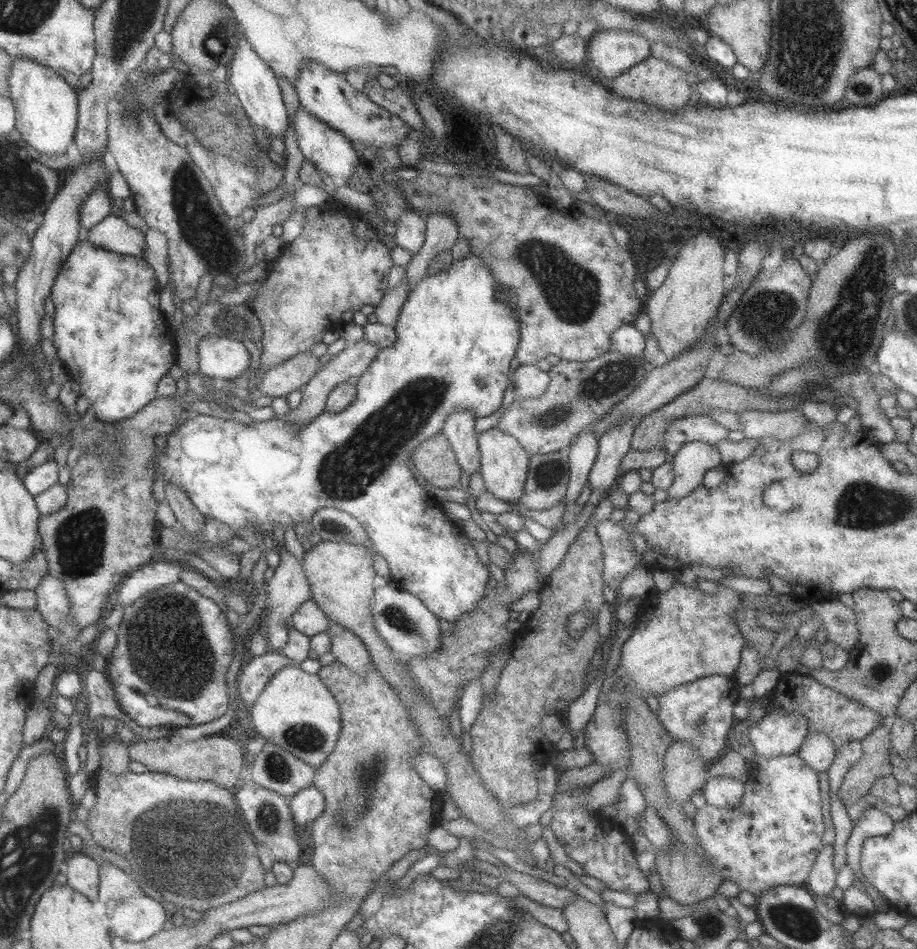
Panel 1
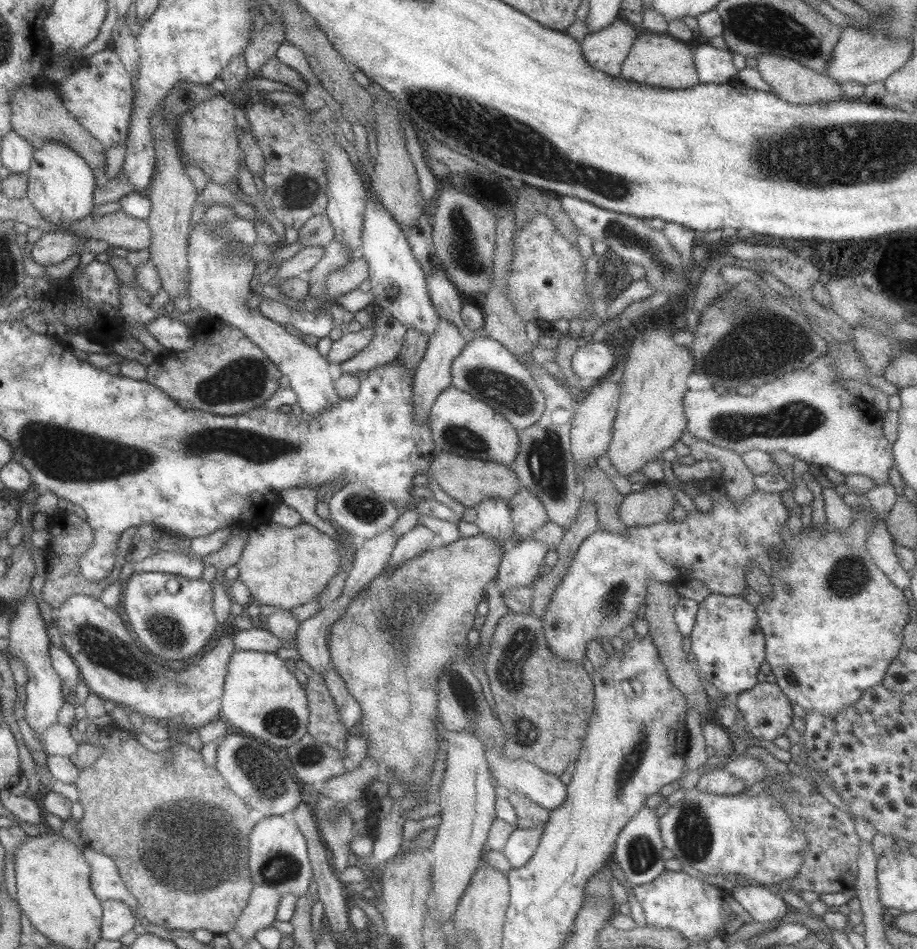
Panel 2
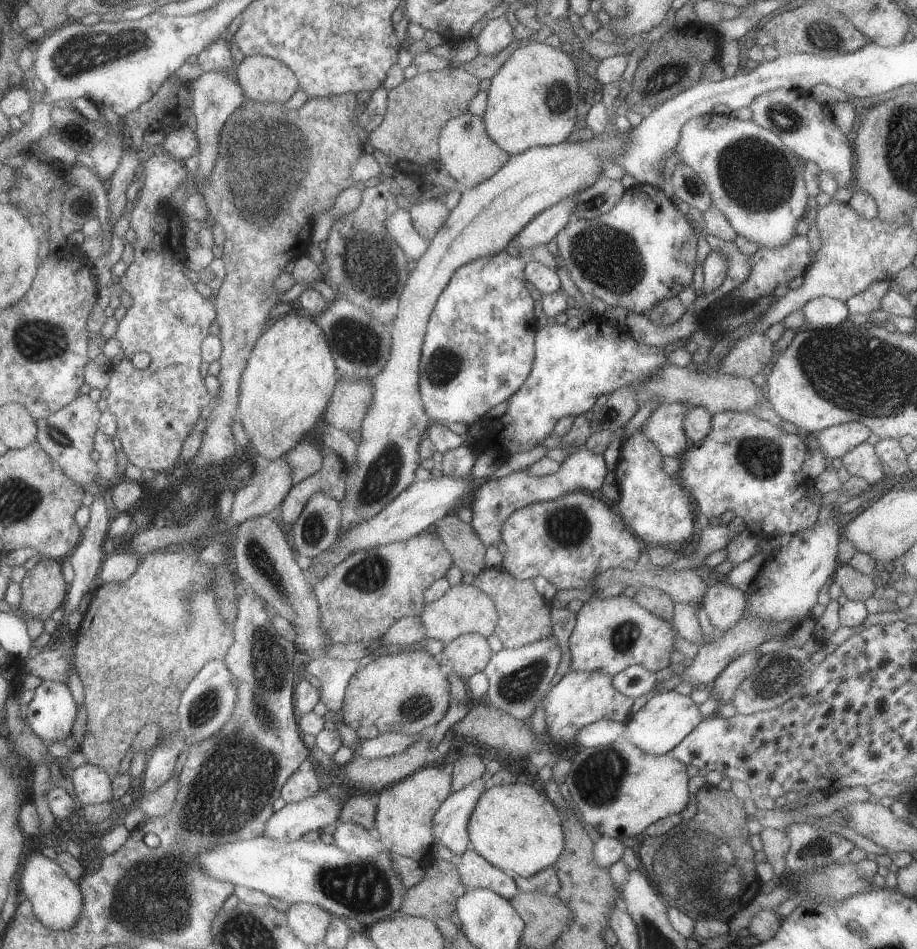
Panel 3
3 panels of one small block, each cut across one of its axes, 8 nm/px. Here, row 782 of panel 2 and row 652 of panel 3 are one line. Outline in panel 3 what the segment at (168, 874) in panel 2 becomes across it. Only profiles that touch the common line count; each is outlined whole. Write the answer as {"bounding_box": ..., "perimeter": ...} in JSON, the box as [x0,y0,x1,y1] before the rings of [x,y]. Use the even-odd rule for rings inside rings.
{"bounding_box":[74,550,234,781],"perimeter":[[[157,550],[141,557],[135,574],[121,582],[121,584],[98,584],[91,592],[91,602],[87,607],[85,614],[82,615],[81,623],[75,632],[75,654],[74,663],[75,672],[79,676],[83,688],[83,706],[86,711],[87,722],[85,722],[85,736],[79,744],[78,751],[82,753],[85,762],[91,765],[101,766],[107,774],[109,781],[118,774],[119,762],[123,758],[129,747],[132,747],[132,738],[147,722],[157,724],[160,729],[160,737],[169,736],[171,732],[179,729],[179,720],[177,718],[177,706],[179,698],[188,683],[193,679],[199,670],[212,659],[222,660],[225,652],[233,642],[233,624],[234,622],[223,622],[217,612],[215,604],[215,594],[209,582],[213,580],[213,566],[201,564],[197,560],[197,550],[187,553],[169,553],[165,550]]]}

